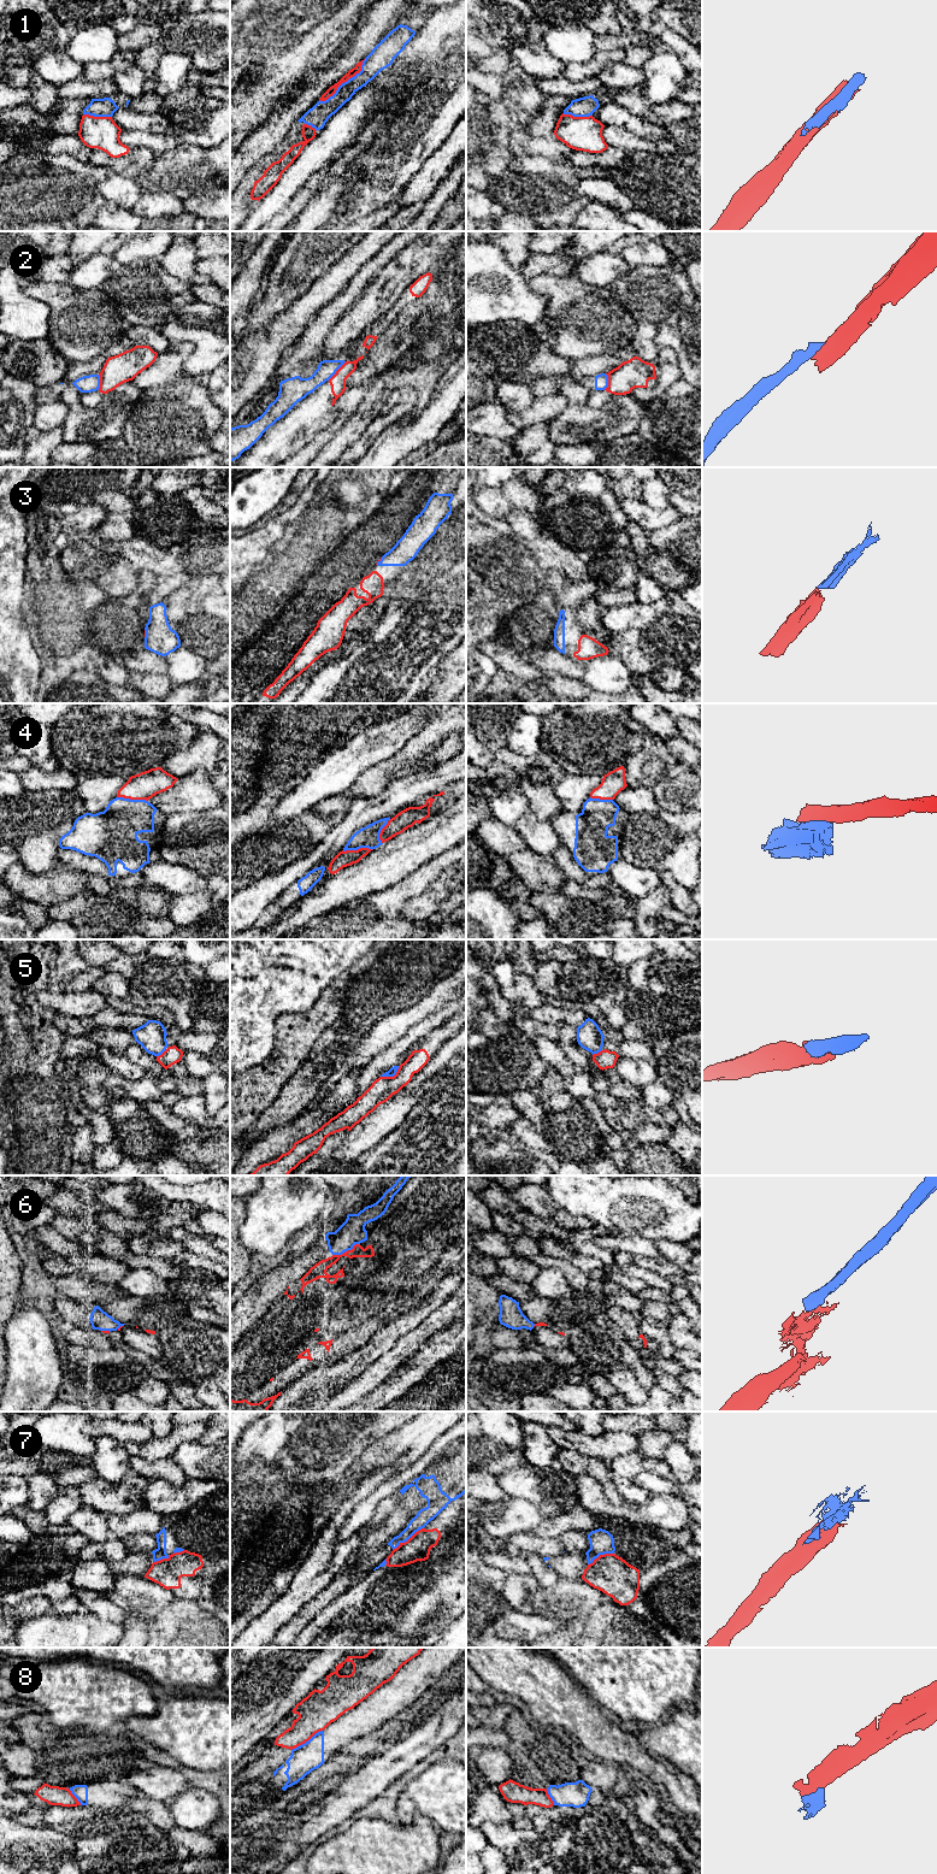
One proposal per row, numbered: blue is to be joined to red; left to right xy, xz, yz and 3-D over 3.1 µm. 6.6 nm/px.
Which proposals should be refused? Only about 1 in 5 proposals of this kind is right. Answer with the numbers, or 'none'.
1, 2, 4, 6, 7, 8

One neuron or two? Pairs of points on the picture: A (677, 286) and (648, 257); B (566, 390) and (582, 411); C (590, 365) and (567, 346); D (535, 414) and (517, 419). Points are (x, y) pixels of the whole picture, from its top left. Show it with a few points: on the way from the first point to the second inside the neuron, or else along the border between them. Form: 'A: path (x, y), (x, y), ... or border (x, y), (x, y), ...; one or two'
A: border (667, 264), (655, 266); two
B: path (571, 395), (577, 401), (577, 406); one
C: border (610, 353), (582, 357), (573, 360); two
D: path (530, 416), (522, 419); one

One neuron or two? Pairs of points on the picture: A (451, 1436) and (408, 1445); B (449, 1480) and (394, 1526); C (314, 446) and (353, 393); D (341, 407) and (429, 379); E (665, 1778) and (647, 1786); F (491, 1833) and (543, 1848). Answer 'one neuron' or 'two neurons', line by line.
A: two neurons
B: one neuron
C: one neuron
D: two neurons
E: two neurons
F: one neuron

